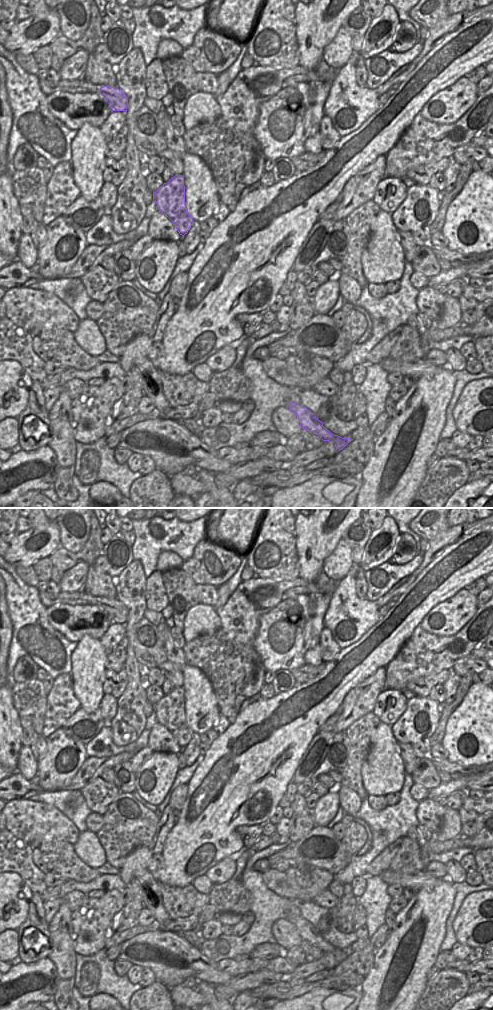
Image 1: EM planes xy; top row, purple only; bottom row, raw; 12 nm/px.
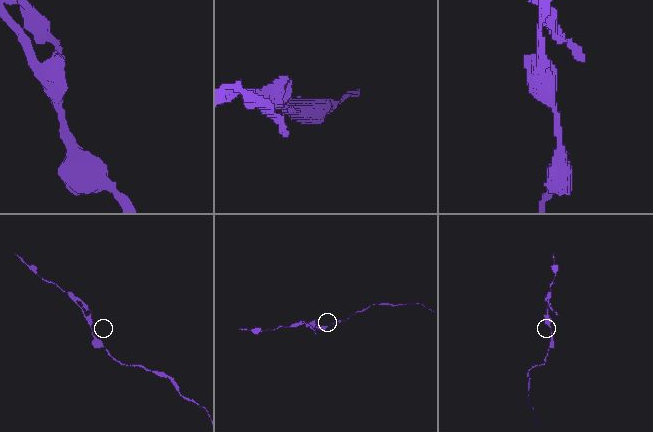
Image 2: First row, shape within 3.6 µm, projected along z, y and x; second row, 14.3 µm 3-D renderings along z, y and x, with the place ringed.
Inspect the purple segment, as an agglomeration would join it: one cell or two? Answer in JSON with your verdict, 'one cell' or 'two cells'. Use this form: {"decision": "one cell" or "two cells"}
{"decision": "two cells"}

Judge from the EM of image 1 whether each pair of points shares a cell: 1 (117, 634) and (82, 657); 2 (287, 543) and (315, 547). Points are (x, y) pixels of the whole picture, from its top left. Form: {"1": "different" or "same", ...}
{"1": "different", "2": "different"}

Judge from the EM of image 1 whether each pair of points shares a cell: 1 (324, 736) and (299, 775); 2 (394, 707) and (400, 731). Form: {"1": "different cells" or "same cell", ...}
{"1": "same cell", "2": "different cells"}

